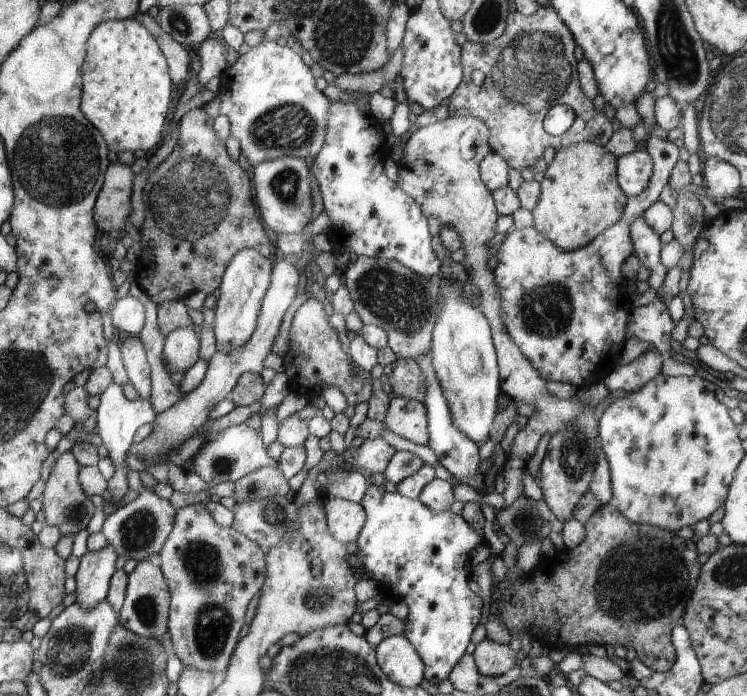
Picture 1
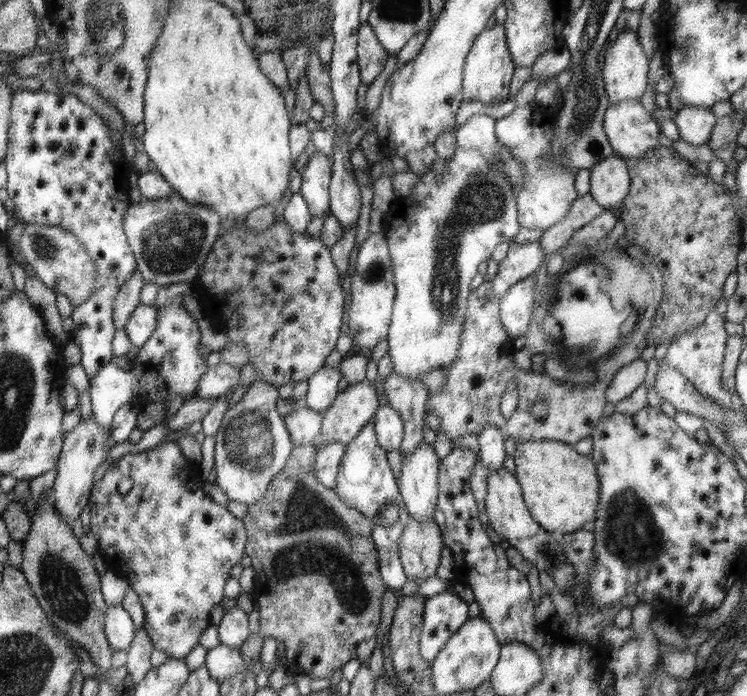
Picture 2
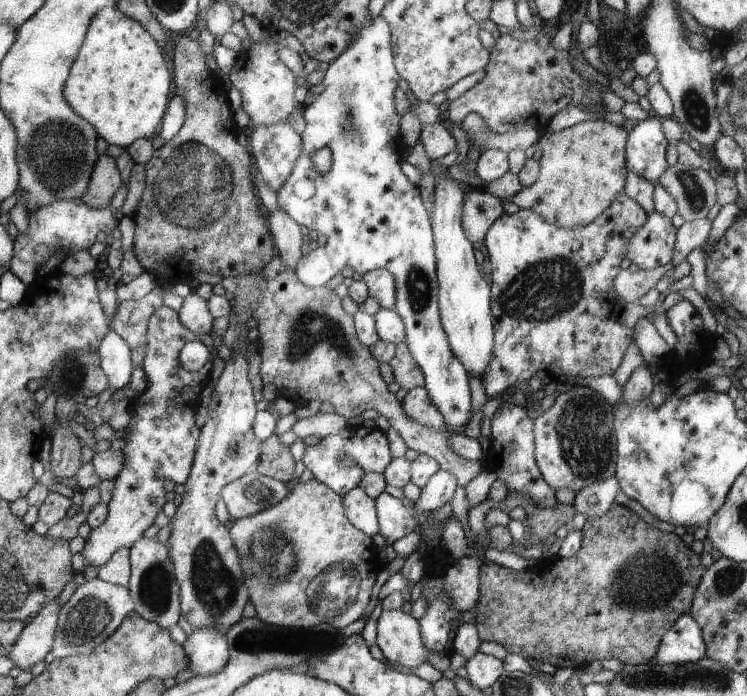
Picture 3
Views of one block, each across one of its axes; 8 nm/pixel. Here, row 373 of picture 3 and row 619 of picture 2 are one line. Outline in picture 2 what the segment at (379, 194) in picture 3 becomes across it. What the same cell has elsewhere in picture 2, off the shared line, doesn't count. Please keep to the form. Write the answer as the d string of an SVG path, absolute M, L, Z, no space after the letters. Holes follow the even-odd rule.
M442 592L427 598L424 611L421 654L432 662L468 620L468 604L452 592Z

